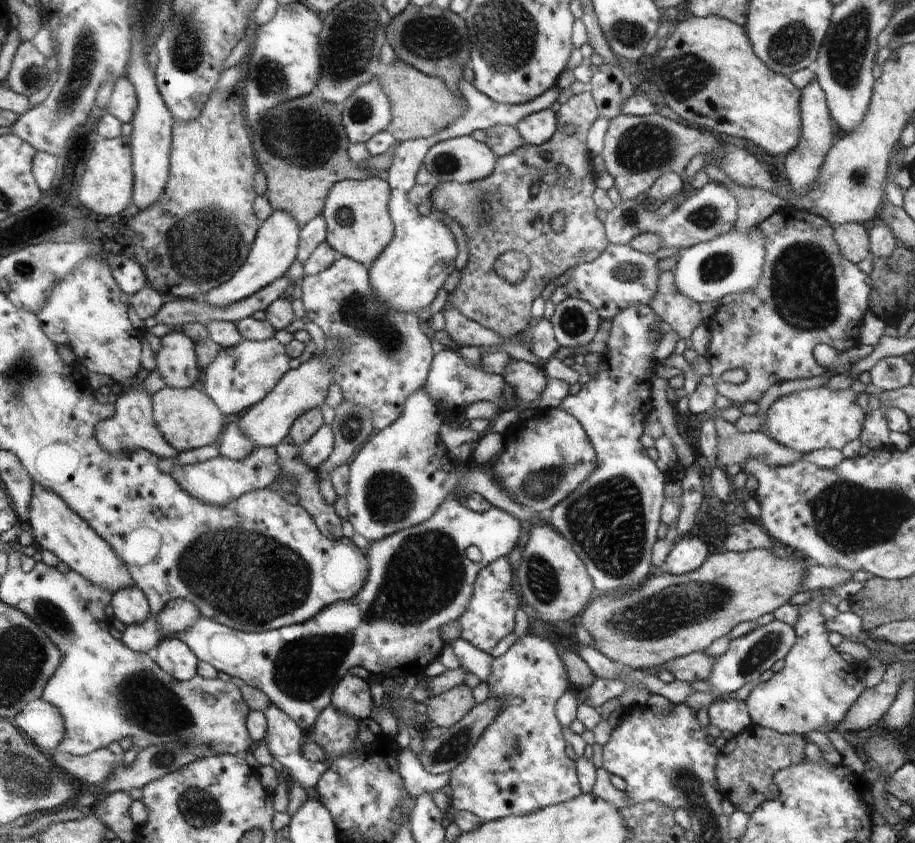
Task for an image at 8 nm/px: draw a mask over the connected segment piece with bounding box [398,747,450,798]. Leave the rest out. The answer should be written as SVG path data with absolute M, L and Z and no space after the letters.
M408 747L400 748L398 762L401 764L402 780L405 780L406 790L412 798L436 792L450 782L450 773L433 775L422 768L418 756Z

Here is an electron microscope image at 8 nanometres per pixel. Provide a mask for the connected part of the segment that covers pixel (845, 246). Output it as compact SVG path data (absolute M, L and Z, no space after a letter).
M833 224L834 240L841 252L856 265L860 260L872 259L870 240L864 226L860 224Z

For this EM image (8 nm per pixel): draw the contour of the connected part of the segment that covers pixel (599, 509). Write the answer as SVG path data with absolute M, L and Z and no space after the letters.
M632 304L618 312L612 320L612 328L606 342L606 348L599 352L599 368L589 378L587 383L582 381L582 388L575 395L567 395L558 410L570 412L577 417L589 435L590 444L597 452L597 468L572 495L558 503L554 510L546 516L546 521L566 540L570 541L576 553L585 563L589 575L593 578L594 588L599 596L616 594L620 590L630 590L654 576L657 572L654 566L654 548L662 544L658 538L661 524L661 510L665 507L666 488L670 488L671 476L660 472L656 464L644 452L638 438L642 432L642 422L648 406L642 398L650 398L652 382L652 366L660 366L656 359L657 349L662 340L664 322L657 313L646 304Z

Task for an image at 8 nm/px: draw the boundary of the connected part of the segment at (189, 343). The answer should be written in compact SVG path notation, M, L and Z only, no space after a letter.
M177 330L162 335L157 364L163 380L174 388L192 388L204 376L194 340Z

